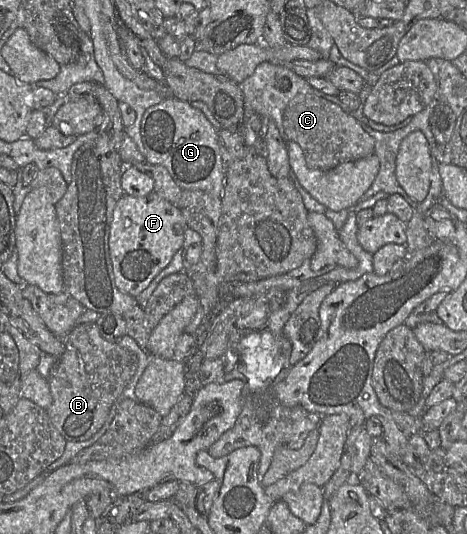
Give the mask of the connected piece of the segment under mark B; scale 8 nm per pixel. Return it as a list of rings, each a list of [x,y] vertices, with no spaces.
[[[82,323],[64,340],[65,351],[48,378],[52,403],[47,415],[66,441],[88,440],[104,424],[113,403],[134,376],[137,356],[118,343],[105,340],[95,323]]]

